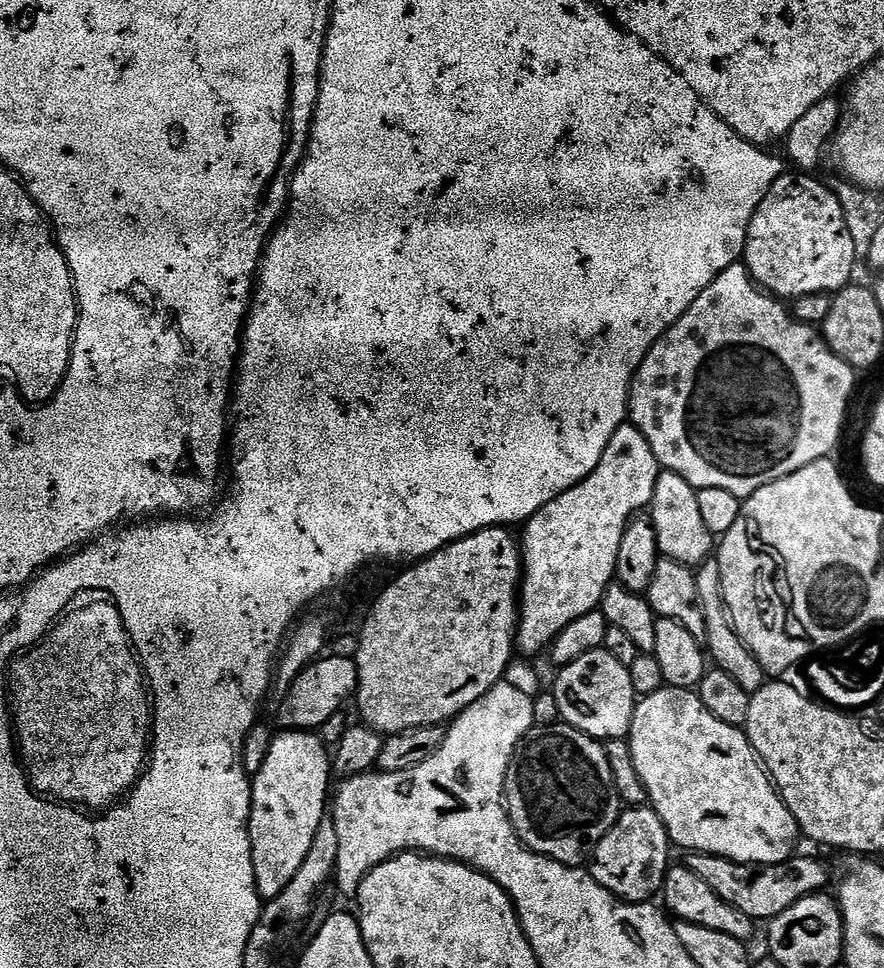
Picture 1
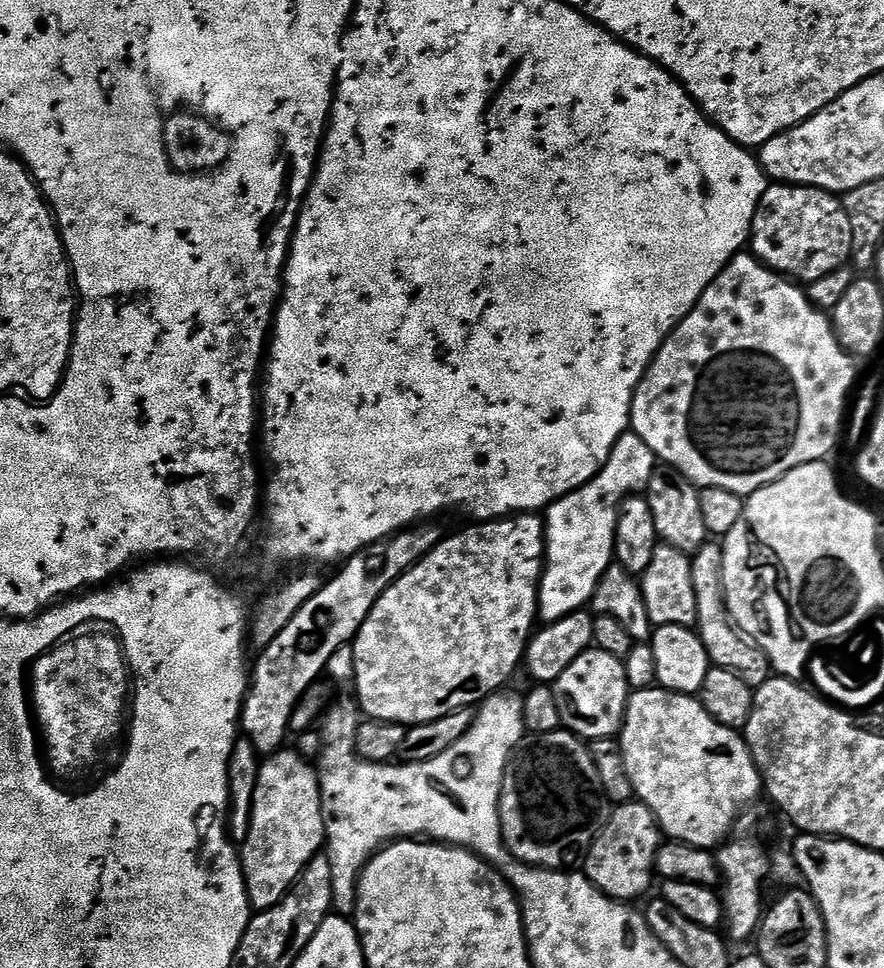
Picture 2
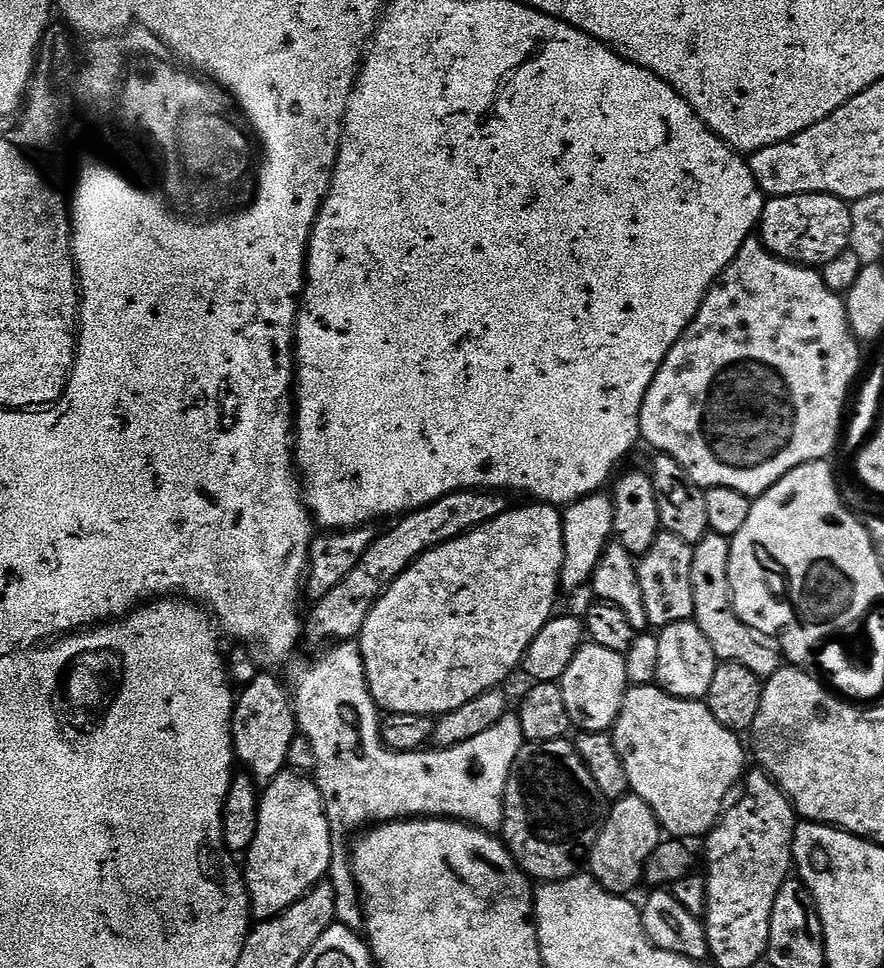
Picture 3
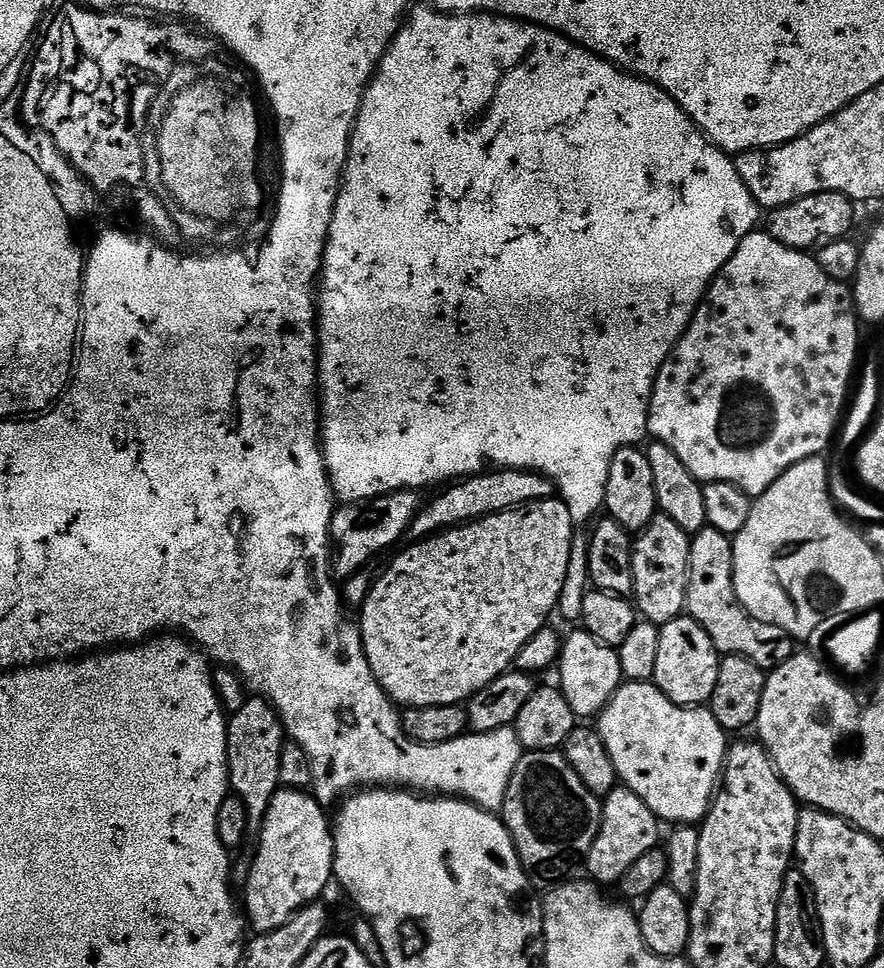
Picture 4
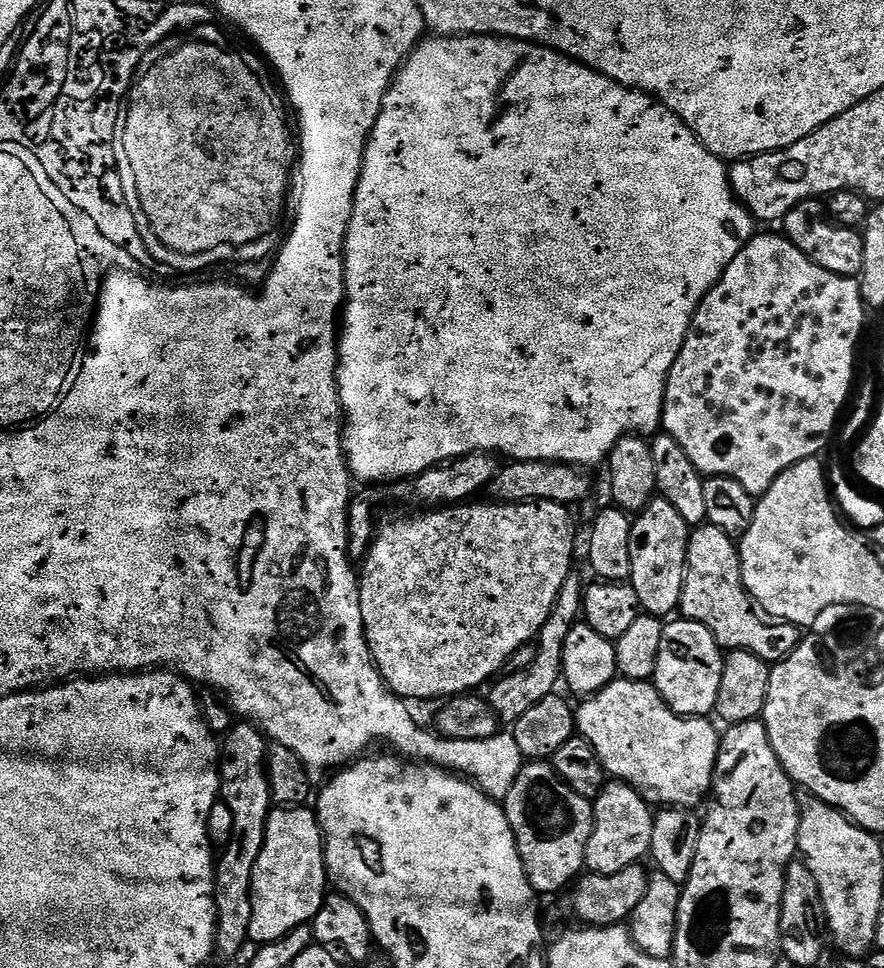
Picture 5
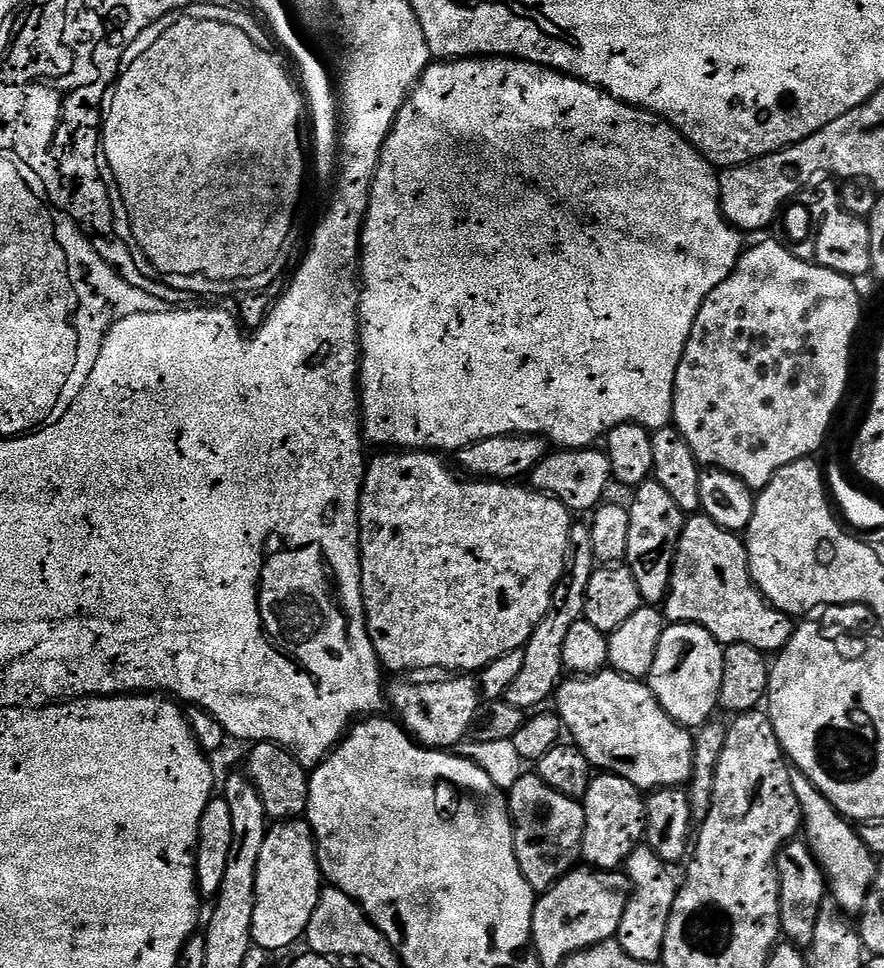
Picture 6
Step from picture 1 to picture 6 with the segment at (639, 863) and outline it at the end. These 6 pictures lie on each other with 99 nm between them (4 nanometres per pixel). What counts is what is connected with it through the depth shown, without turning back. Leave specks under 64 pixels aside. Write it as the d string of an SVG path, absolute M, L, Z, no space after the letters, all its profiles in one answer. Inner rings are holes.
M600 774L592 779L582 798L586 826L580 855L585 865L597 870L616 870L627 861L633 850L641 847L646 836L644 802L641 789L626 782L626 778Z

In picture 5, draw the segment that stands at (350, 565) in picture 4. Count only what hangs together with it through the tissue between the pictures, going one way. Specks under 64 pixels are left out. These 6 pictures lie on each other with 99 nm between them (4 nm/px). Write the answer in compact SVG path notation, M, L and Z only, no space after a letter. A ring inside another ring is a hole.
M475 452L469 456L459 456L445 464L426 470L417 476L385 483L383 486L372 486L365 496L353 495L348 503L348 554L353 561L363 561L368 555L378 527L376 511L383 504L401 504L404 510L435 510L450 508L471 501L478 492L483 493L488 484L494 482L502 467L499 455L490 452Z

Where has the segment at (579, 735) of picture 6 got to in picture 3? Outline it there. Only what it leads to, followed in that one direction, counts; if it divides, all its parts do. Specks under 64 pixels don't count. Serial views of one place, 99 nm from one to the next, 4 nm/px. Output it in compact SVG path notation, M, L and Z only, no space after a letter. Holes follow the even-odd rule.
M632 686L622 702L622 708L616 719L614 727L611 729L610 735L614 746L618 752L618 758L622 760L622 766L626 772L628 779L628 787L638 798L642 798L650 806L650 810L654 810L654 814L658 818L661 829L669 837L672 838L689 838L688 836L700 836L699 838L707 837L708 833L716 826L717 820L720 819L725 811L726 803L724 799L728 796L728 791L732 787L741 783L742 777L745 775L746 767L744 768L744 752L746 756L746 748L740 745L741 737L737 733L732 732L726 726L722 726L722 722L718 722L714 718L714 714L710 714L707 703L699 700L683 700L677 696L671 696L669 692L665 692L659 686Z

